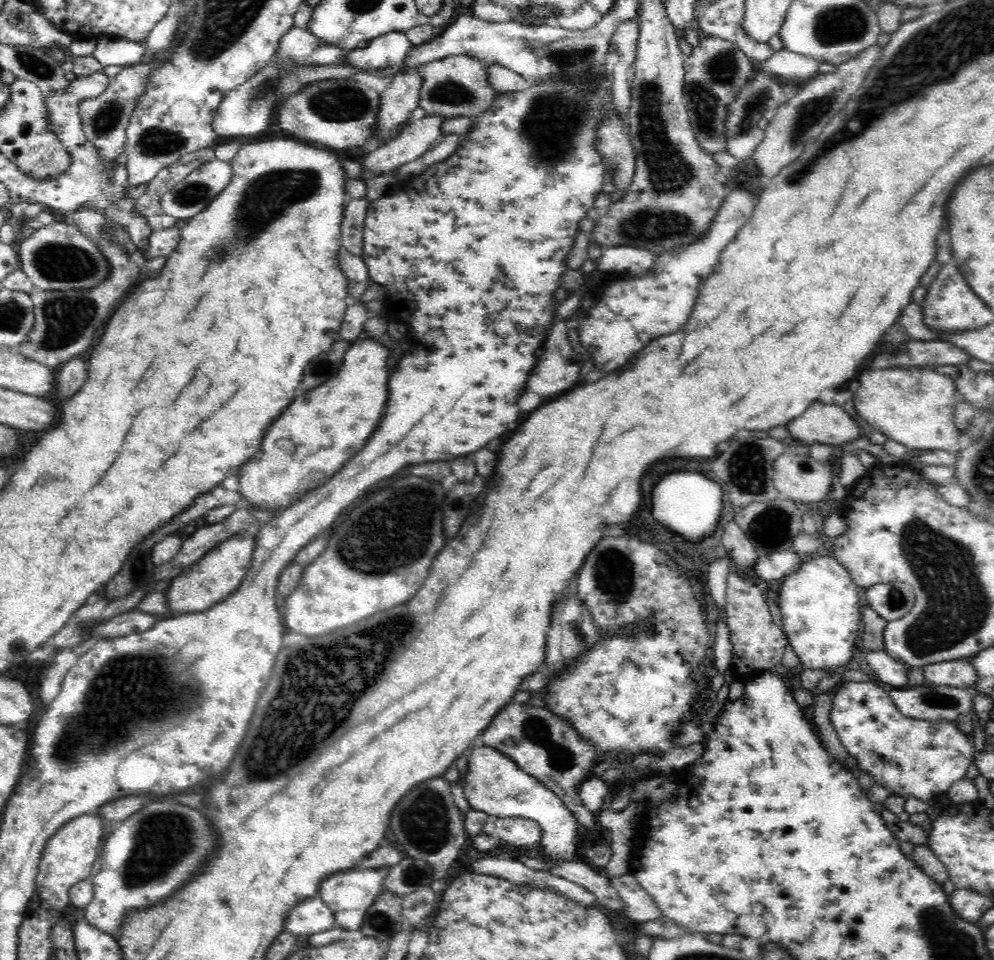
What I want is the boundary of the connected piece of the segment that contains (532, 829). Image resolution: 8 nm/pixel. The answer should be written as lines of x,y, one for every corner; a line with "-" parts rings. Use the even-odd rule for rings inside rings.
512,816
494,822
496,834
516,850
534,850
542,840
542,829
535,820

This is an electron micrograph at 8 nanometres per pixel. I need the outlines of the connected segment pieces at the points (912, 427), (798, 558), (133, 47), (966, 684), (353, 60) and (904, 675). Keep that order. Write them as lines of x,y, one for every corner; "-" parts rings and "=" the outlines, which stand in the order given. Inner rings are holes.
885,365
880,370
864,371
864,374
860,374
856,379
861,386
854,394
855,409
873,430
878,430
887,438
904,444
908,449
947,450
957,454
969,445
968,438
961,434
954,422
958,401
965,398
958,391
954,379
947,374
940,374
930,367
898,368
=
784,550
756,558
753,573
769,583
770,580
780,580
794,572
802,564
802,555
793,550
=
101,35
94,50
94,57
106,66
129,67
142,62
145,49
143,42
=
970,658
932,663
921,667
927,684
971,689
978,675
=
389,32
373,38
365,48
352,50
345,60
360,70
380,70
403,64
412,51
413,42
405,32
=
885,649
866,651
866,662
872,668
873,675
882,682
887,682
895,688
908,687
909,666
899,659
890,656

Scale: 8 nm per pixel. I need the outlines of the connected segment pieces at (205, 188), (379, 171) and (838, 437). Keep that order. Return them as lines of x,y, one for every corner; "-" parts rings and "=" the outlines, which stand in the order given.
217,159
206,162
189,174
182,182
162,194
162,213
180,223
202,212
232,180
232,165
=
426,114
421,119
413,119
407,121
404,127
401,128
400,134
393,137
387,143
384,143
381,147
376,150
369,152
364,159
362,159
362,166
364,167
364,174
361,176
362,182
368,182
376,176
382,176
386,172
395,173
400,166
420,158
422,154
426,154
434,144
436,144
442,134
442,124
444,124
446,116
436,116
435,114
430,116
=
816,400
800,416
785,424
788,432
802,444
824,443
837,450
844,442
864,436
857,422
833,402

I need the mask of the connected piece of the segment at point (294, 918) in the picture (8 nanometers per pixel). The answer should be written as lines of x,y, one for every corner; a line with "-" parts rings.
319,895
298,902
285,918
285,931
300,935
324,932
335,926
335,916
331,908

